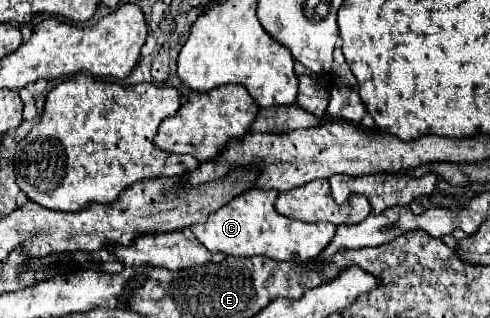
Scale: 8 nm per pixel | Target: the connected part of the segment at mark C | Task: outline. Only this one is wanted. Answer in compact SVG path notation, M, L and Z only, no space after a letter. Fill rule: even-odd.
M250 189L234 197L216 213L212 213L206 223L192 225L190 229L198 237L198 241L214 253L224 253L234 257L262 255L274 261L296 261L296 263L306 263L318 257L332 241L336 227L326 221L304 223L284 217L274 209L274 199L276 191Z

